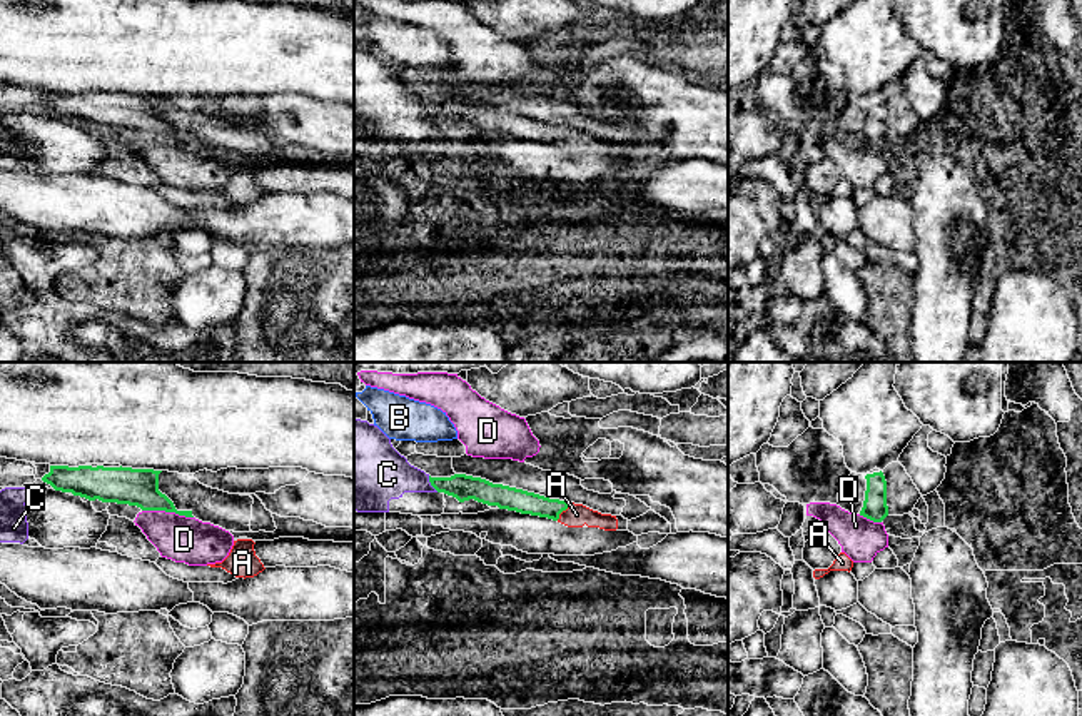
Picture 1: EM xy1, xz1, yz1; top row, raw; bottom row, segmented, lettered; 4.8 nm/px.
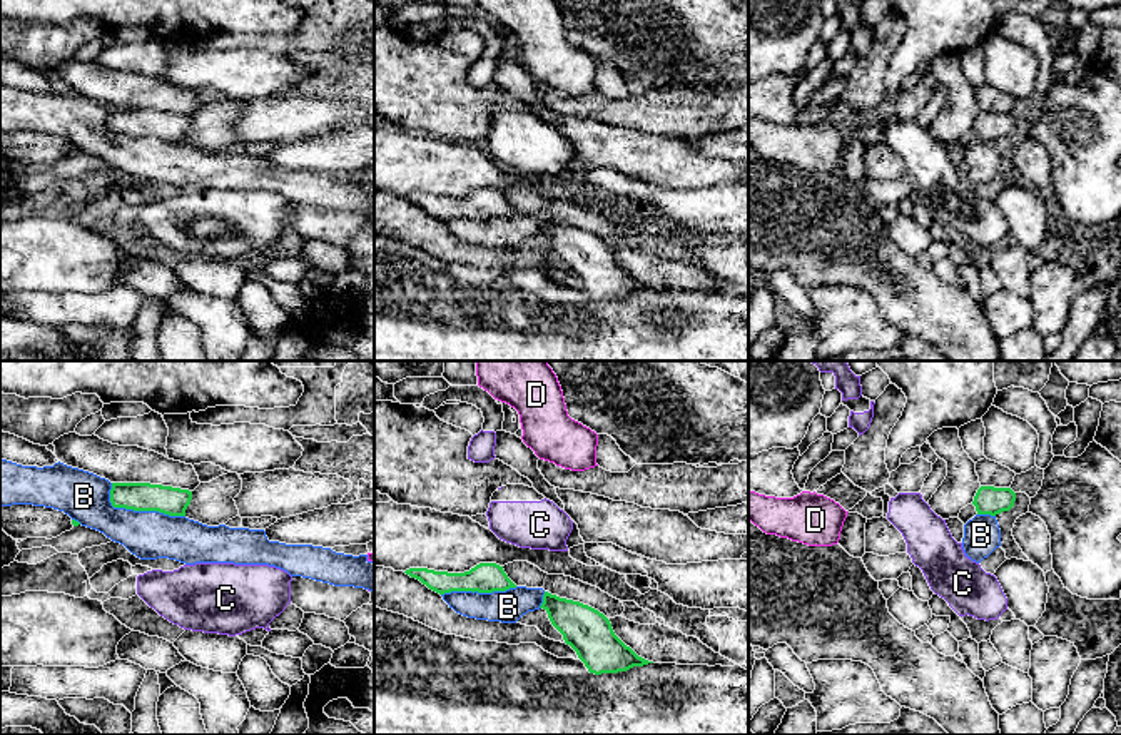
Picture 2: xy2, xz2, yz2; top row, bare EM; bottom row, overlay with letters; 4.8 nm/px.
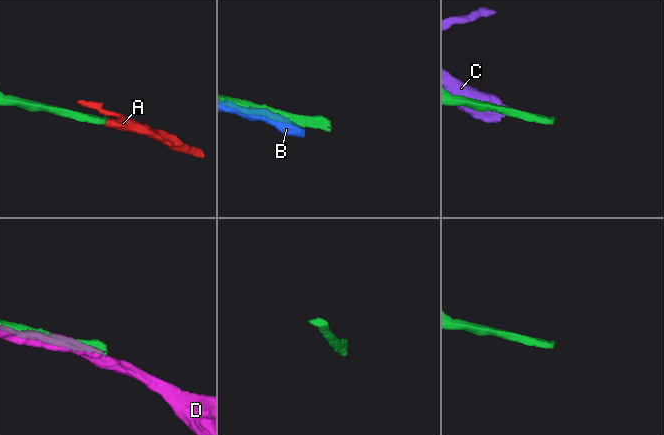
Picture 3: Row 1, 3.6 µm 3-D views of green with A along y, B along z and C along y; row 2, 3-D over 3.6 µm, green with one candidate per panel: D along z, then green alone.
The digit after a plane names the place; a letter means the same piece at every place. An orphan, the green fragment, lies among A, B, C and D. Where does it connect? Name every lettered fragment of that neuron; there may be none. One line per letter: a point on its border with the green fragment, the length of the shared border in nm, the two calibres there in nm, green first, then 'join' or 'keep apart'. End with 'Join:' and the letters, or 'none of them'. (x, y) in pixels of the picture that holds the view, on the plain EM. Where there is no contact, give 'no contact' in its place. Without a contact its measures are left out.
A: meets green in xz1 at (561, 137); contact 100 nm long; 110 nm thick on the green side, 110 nm on the other; join
B: meets green in xy2 at (137, 136); contact 400 nm long; 140 nm thick on the green side, 240 nm on the other; keep apart
C: meets green in xz1 at (431, 110); contact 90 nm long; 120 nm thick on the green side, 260 nm on the other; keep apart
D: meets green in xy1 at (167, 137); contact 260 nm long; 180 nm thick on the green side, 220 nm on the other; keep apart
Join: A

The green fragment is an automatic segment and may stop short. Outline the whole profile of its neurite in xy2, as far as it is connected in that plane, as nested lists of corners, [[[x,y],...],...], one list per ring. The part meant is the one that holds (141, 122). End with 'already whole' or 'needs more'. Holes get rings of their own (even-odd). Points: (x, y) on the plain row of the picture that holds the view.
[[[112,109],[110,115],[114,134],[159,137],[169,142],[185,142],[190,125],[189,115],[150,109]]] | already whole

